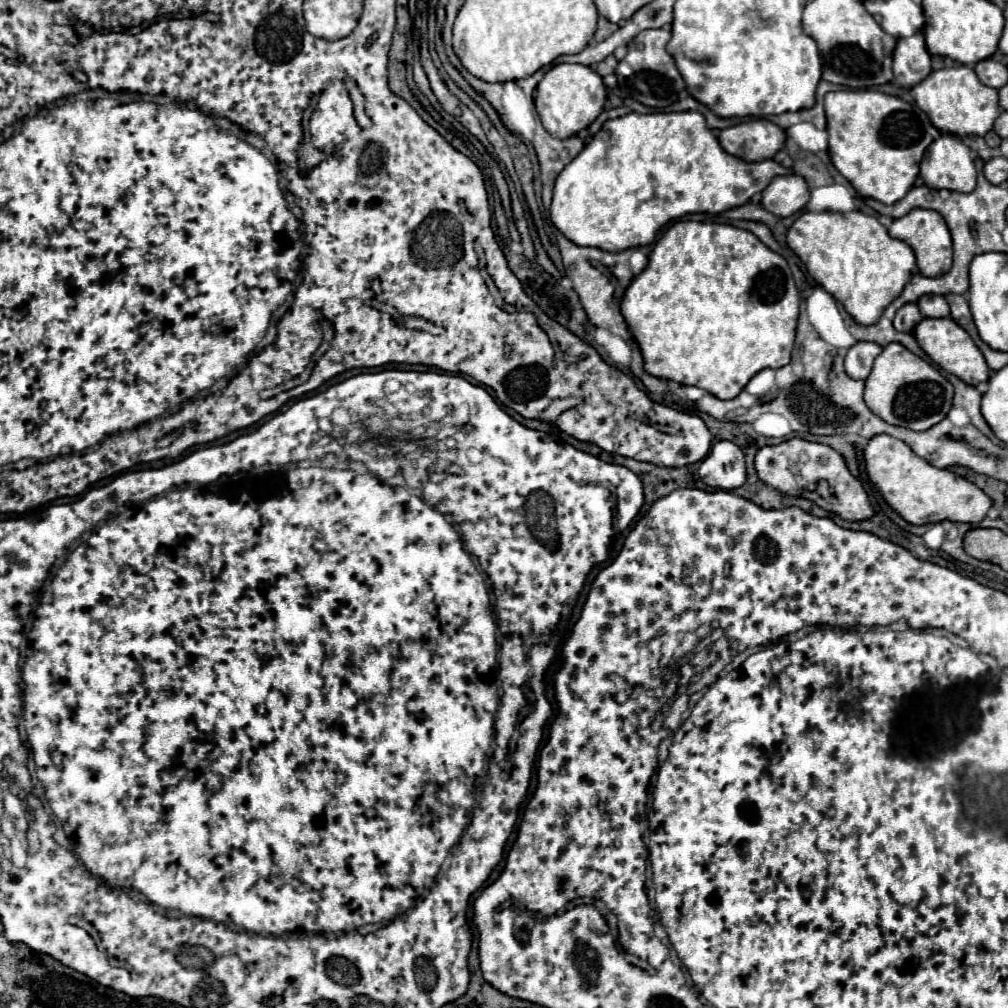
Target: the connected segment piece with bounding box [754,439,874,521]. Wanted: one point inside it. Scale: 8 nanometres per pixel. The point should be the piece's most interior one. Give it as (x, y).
(796, 467)

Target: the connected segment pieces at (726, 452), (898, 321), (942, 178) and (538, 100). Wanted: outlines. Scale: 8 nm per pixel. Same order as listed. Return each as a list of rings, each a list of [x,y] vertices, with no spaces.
[[[718,441],[704,457],[698,472],[710,487],[736,489],[746,481],[744,453],[732,441]]]
[[[908,303],[896,312],[893,325],[896,330],[910,333],[922,321],[920,309],[916,303]]]
[[[942,135],[926,149],[920,177],[930,189],[970,193],[976,187],[976,167],[970,149],[960,139]]]
[[[560,63],[554,65],[538,83],[534,103],[544,129],[558,139],[568,139],[578,131],[586,129],[604,111],[606,85],[602,77],[586,65]]]

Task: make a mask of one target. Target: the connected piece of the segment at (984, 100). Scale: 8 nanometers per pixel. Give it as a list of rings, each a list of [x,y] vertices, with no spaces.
[[[958,65],[958,67],[948,67],[948,69],[938,69],[932,71],[922,83],[910,89],[910,95],[914,97],[914,103],[926,111],[930,121],[934,123],[936,129],[954,133],[954,135],[986,135],[994,119],[1000,115],[998,107],[998,91],[980,83],[976,77],[974,69],[968,65]]]

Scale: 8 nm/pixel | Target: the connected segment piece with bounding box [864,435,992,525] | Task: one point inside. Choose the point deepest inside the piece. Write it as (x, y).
(921, 493)

